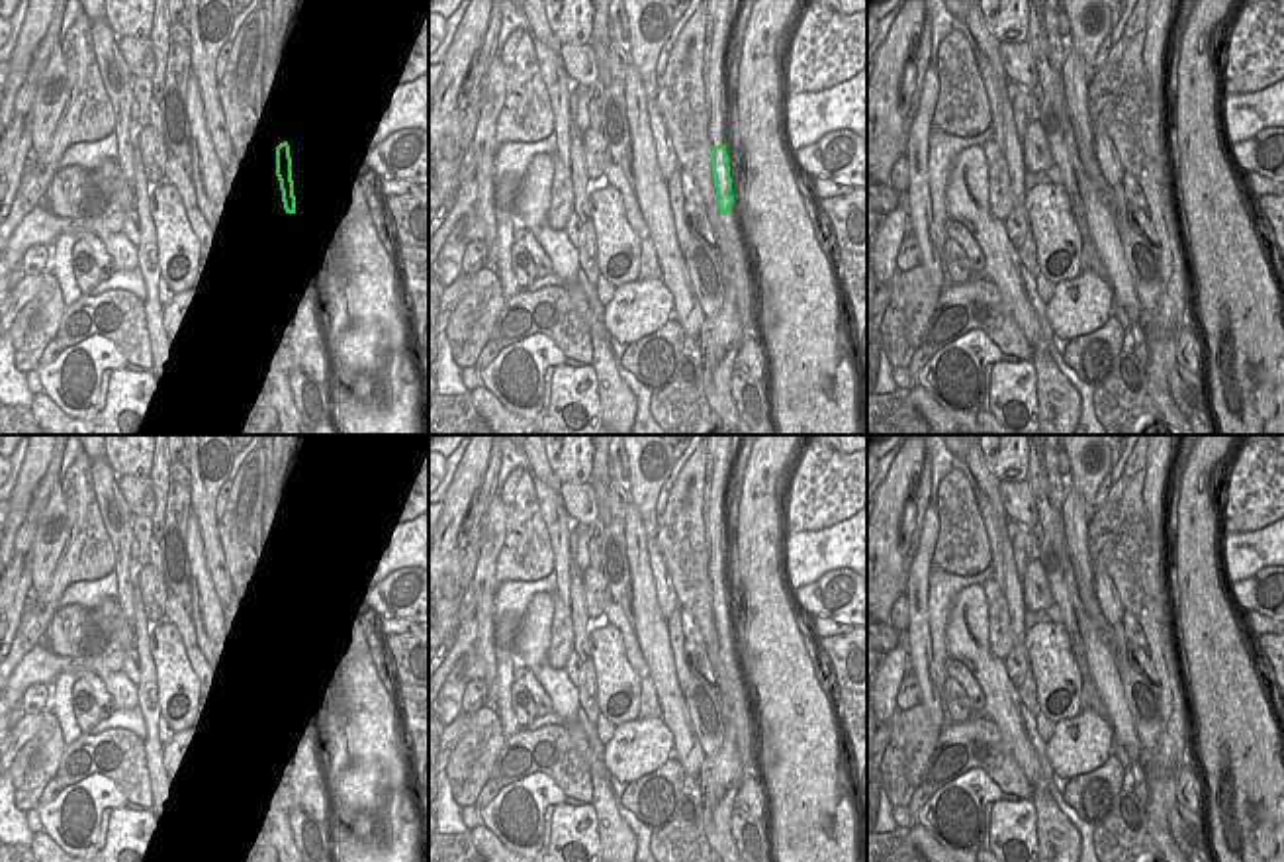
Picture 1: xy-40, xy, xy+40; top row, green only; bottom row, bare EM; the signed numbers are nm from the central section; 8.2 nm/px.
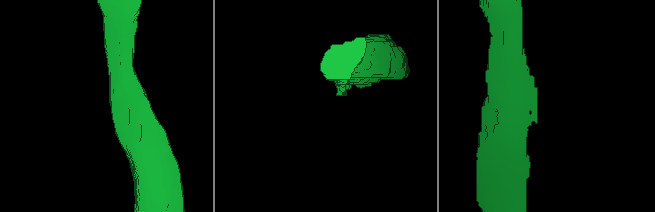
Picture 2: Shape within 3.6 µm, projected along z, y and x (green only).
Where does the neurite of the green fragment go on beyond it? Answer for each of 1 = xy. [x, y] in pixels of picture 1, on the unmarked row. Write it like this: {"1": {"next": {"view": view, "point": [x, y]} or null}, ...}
{"1": {"next": null}}

